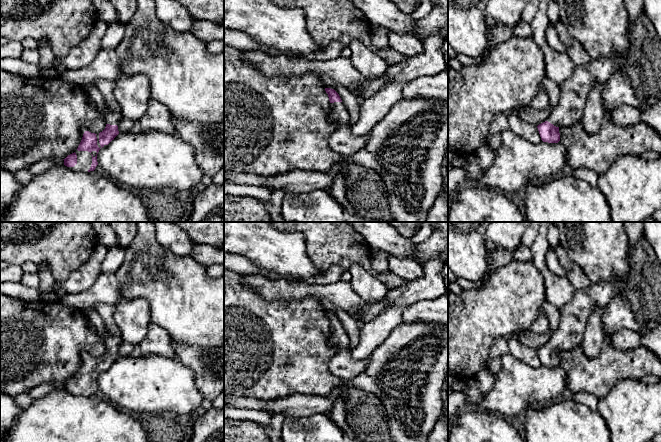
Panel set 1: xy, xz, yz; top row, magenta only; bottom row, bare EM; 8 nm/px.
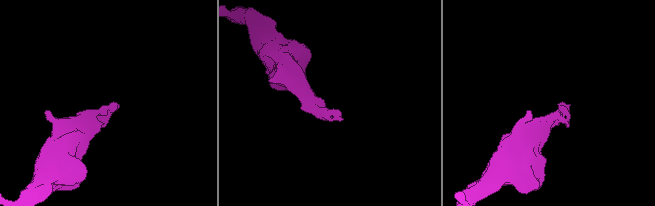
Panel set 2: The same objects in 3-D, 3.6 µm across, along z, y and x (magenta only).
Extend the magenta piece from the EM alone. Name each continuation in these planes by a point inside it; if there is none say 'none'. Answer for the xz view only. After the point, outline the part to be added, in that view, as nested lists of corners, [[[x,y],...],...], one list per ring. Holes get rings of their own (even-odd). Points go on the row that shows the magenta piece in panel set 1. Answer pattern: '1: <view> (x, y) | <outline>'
1: xz (339, 114) | [[[343,102],[330,103],[329,120],[341,126],[348,126],[349,113]]]

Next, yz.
1: yz (574, 92) | [[[628,54],[592,59],[588,64],[577,67],[573,76],[559,85],[559,102],[546,121],[563,127],[580,120],[591,87],[620,71]]]

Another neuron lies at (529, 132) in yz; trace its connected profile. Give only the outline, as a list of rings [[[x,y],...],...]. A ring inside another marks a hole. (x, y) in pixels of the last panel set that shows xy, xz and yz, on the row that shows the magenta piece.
[[[508,113],[508,122],[509,129],[521,138],[533,144],[538,144],[542,141],[537,126],[529,124],[511,113]]]

